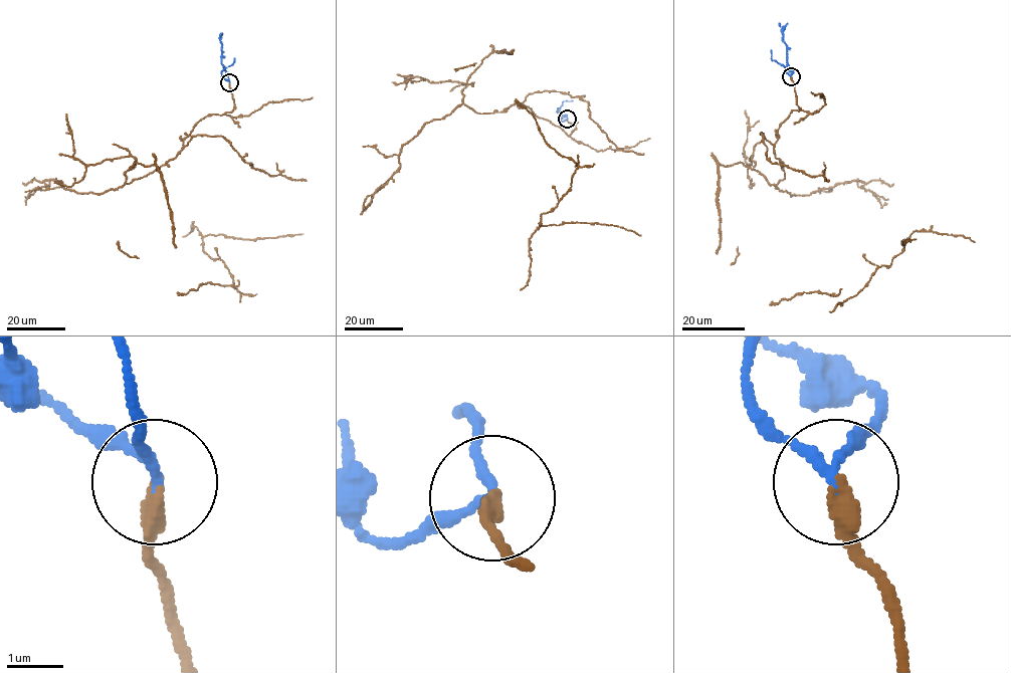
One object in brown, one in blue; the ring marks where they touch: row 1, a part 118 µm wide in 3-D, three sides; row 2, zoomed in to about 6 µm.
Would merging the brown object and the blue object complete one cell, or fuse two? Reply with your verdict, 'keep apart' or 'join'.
join

